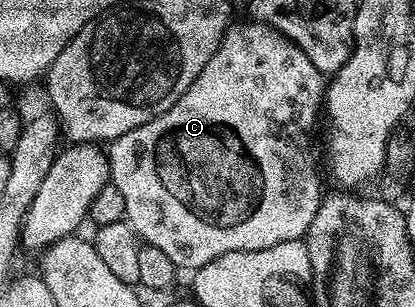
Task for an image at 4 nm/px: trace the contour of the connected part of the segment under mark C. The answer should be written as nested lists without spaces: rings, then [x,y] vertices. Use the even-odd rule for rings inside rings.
[[[231,24],[223,35],[218,50],[212,55],[212,59],[208,59],[204,71],[196,75],[188,91],[180,95],[180,99],[168,112],[144,123],[144,127],[136,127],[120,135],[108,145],[110,180],[118,188],[120,195],[124,195],[125,220],[129,221],[145,244],[160,247],[160,251],[164,251],[164,255],[168,255],[168,259],[172,259],[172,263],[179,270],[199,269],[204,267],[204,263],[212,263],[212,259],[230,251],[260,251],[276,243],[305,238],[312,219],[316,219],[316,211],[324,200],[322,181],[318,178],[318,161],[314,158],[313,147],[310,146],[310,136],[313,135],[314,124],[317,123],[318,117],[320,121],[320,114],[324,109],[327,78],[312,63],[312,59],[308,59],[308,55],[304,55],[304,51],[300,51],[280,31],[270,25],[249,24]]]

